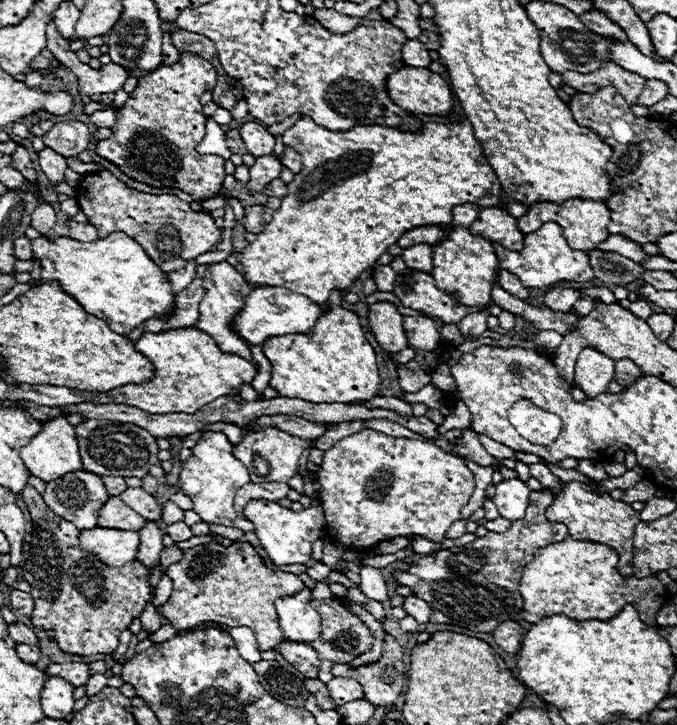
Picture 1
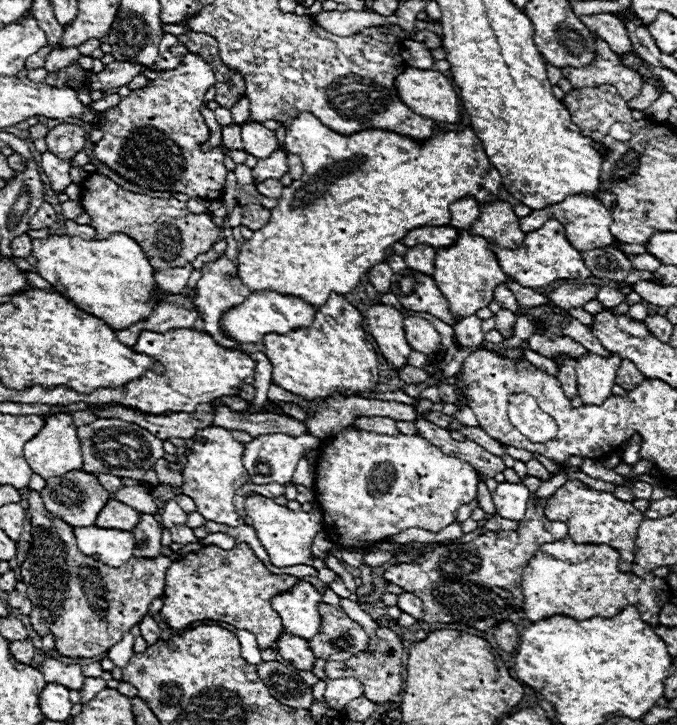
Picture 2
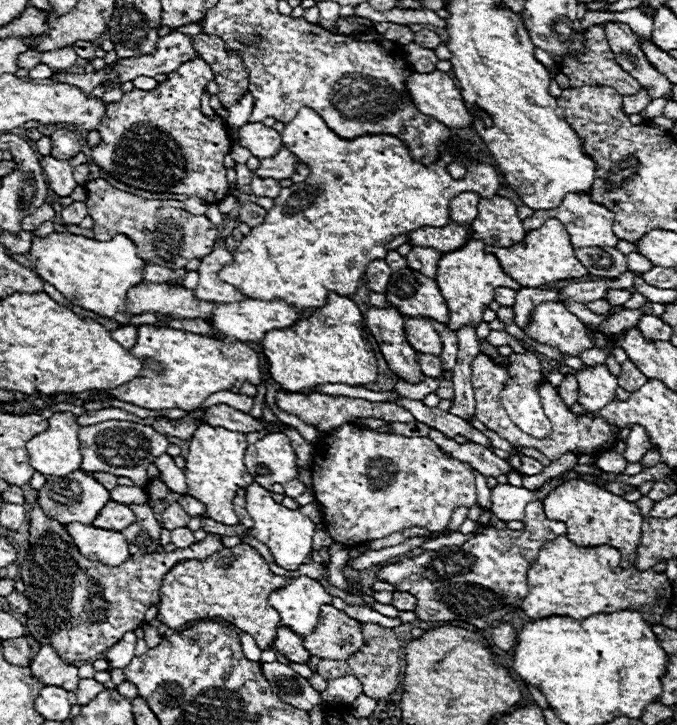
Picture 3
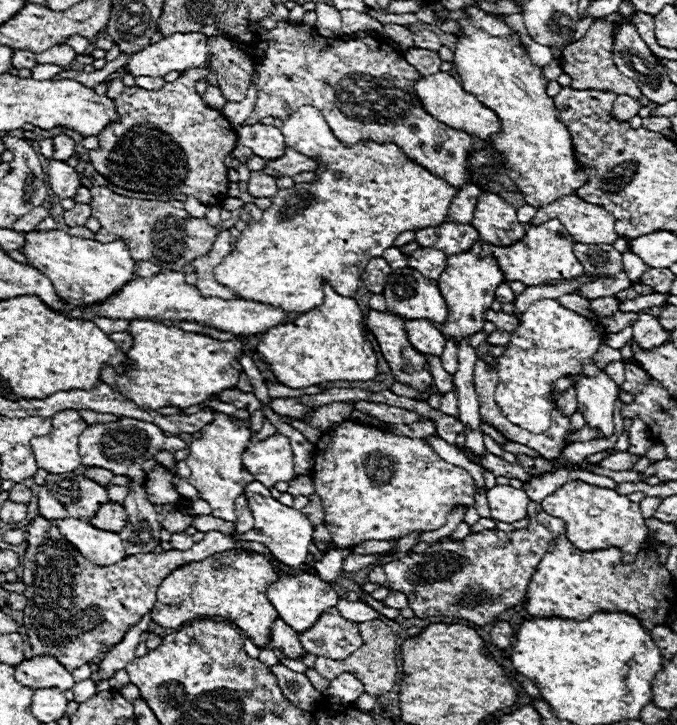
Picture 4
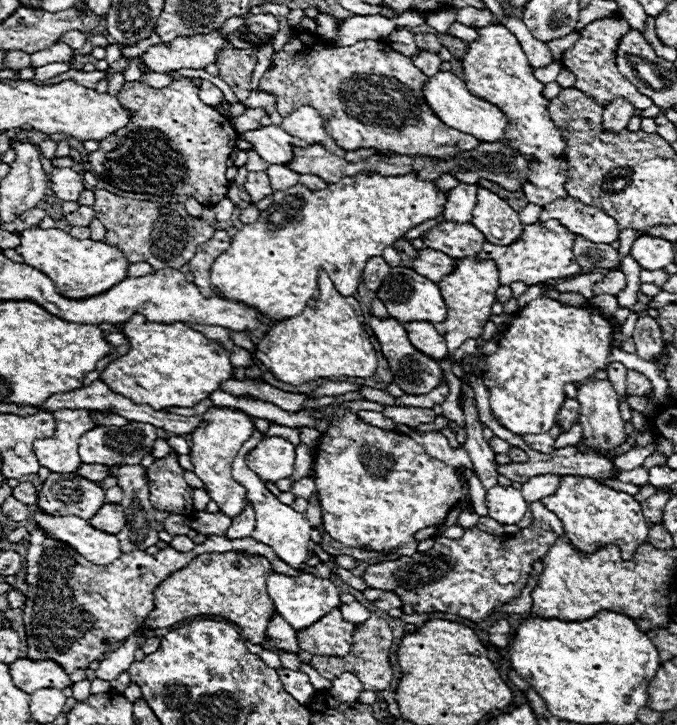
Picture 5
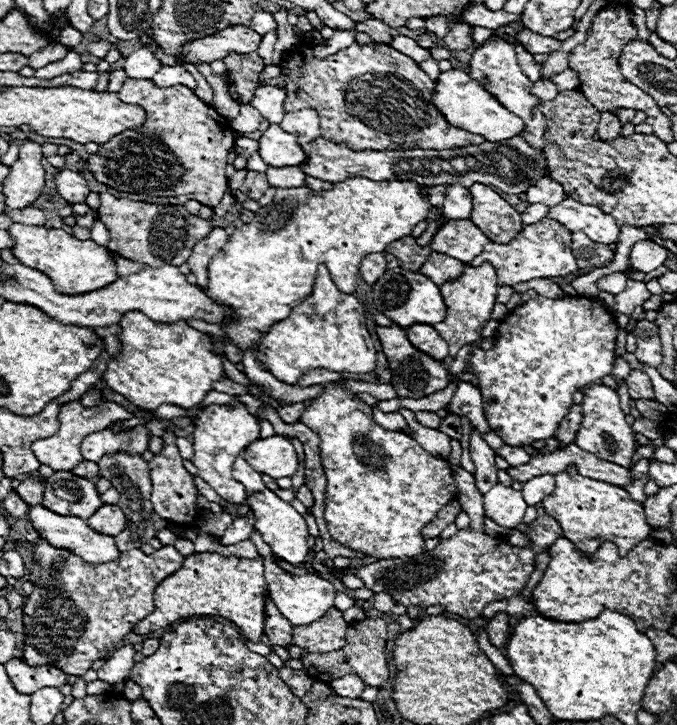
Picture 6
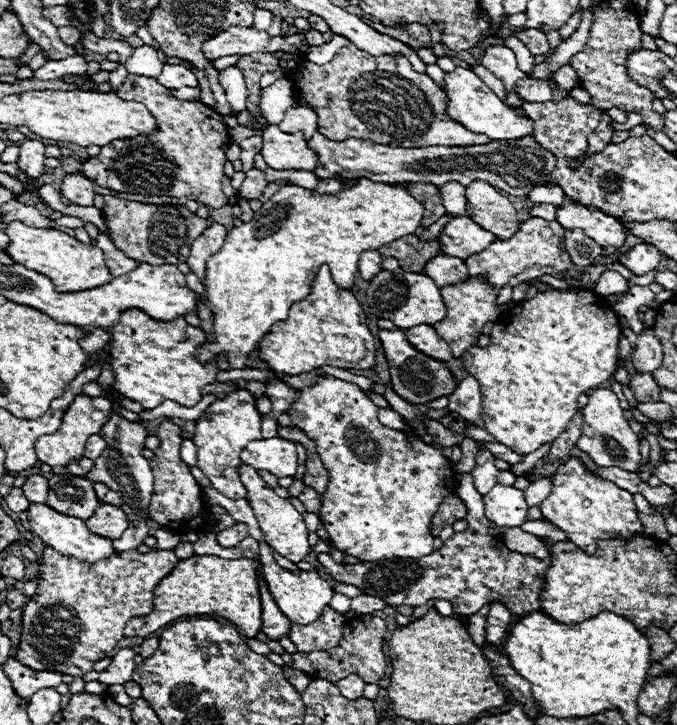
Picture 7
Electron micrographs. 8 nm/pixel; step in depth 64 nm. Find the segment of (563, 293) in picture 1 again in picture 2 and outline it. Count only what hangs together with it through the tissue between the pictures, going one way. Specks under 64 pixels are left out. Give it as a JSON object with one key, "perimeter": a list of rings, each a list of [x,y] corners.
{"perimeter":[[[566,284],[566,286],[560,286],[560,288],[552,290],[548,294],[548,300],[556,308],[570,310],[570,308],[584,306],[588,300],[594,300],[596,298],[596,290],[598,290],[598,286],[592,286],[592,284],[588,284],[588,286]]]}

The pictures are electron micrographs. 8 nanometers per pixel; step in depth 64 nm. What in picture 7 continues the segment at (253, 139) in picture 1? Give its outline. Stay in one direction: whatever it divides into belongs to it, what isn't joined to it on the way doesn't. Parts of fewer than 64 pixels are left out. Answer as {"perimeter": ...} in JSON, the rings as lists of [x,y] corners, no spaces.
{"perimeter":[[[270,124],[262,134],[264,162],[274,170],[308,170],[312,172],[318,164],[316,154],[308,148],[302,132],[286,134],[276,124]]]}

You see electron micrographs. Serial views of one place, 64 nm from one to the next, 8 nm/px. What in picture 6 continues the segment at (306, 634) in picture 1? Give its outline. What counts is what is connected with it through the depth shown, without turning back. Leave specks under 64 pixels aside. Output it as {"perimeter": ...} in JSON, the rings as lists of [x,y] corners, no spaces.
{"perimeter":[[[254,530],[250,540],[254,542],[254,546],[258,548],[260,556],[264,558],[264,578],[266,578],[266,586],[268,586],[268,594],[272,598],[272,602],[276,604],[276,608],[280,610],[280,614],[294,626],[308,626],[316,620],[320,620],[332,606],[334,606],[334,598],[336,598],[336,588],[332,582],[320,578],[318,574],[304,574],[304,576],[292,576],[288,572],[284,572],[282,568],[278,568],[278,564],[272,560],[272,552],[268,548],[268,544],[262,542],[262,536]]]}

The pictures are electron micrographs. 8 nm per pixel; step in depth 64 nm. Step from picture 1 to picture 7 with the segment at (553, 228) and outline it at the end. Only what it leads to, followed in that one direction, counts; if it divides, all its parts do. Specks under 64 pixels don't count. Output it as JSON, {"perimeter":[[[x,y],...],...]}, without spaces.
{"perimeter":[[[532,218],[532,220],[522,222],[520,230],[512,238],[494,240],[488,248],[484,248],[484,252],[478,252],[476,256],[466,258],[464,262],[466,262],[472,276],[478,276],[478,274],[486,272],[488,282],[494,288],[502,288],[504,284],[518,286],[522,282],[540,278],[544,274],[556,276],[560,272],[566,272],[566,270],[574,268],[574,262],[564,248],[564,234],[566,234],[566,230],[558,222]]]}

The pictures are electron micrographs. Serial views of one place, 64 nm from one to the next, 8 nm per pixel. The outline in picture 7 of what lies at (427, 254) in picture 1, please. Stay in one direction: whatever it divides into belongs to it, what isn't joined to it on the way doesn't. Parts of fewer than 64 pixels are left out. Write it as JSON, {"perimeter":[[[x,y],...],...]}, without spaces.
{"perimeter":[[[438,254],[426,264],[424,274],[430,276],[432,280],[436,280],[436,284],[442,288],[448,284],[464,282],[468,278],[468,268],[466,268],[464,260],[460,260],[460,258]]]}

